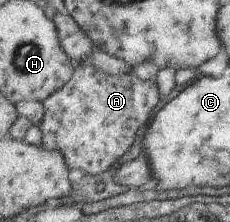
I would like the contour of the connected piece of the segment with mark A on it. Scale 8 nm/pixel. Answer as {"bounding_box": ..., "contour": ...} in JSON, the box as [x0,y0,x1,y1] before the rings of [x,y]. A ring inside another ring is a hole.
{"bounding_box":[39,64,160,175],"contour":[[[76,64],[70,82],[44,102],[44,118],[39,126],[43,134],[42,148],[60,150],[66,156],[66,164],[70,168],[78,168],[86,175],[104,174],[132,150],[138,132],[146,128],[158,104],[160,88],[154,80],[140,80],[133,72],[124,76],[112,76],[92,64]]]}

